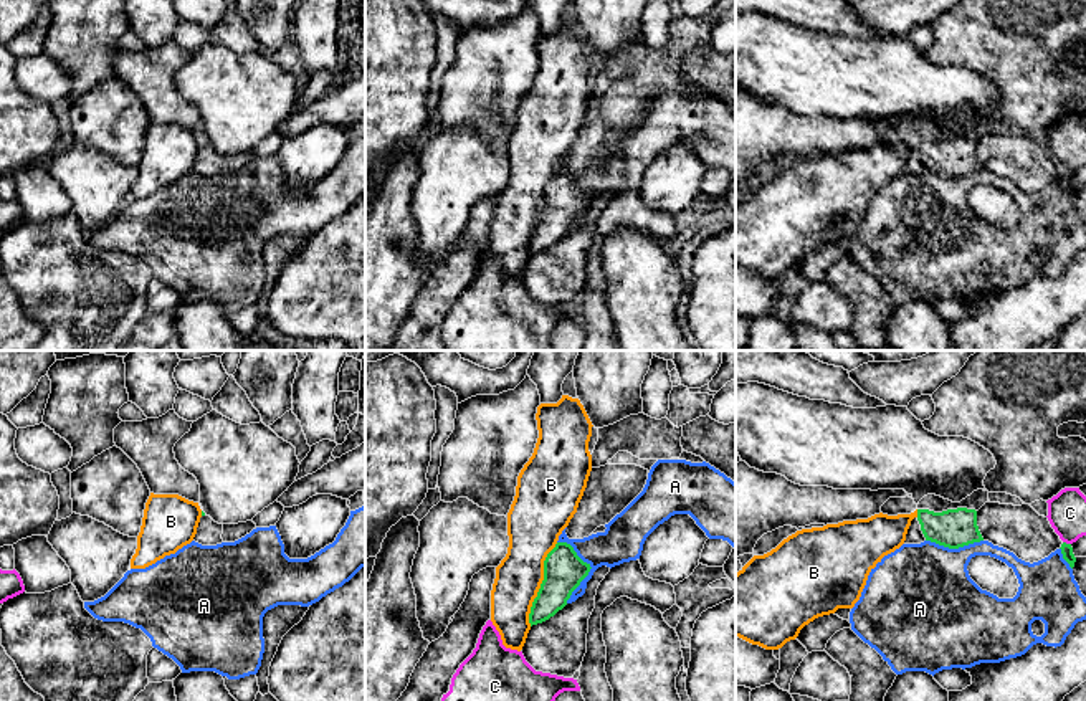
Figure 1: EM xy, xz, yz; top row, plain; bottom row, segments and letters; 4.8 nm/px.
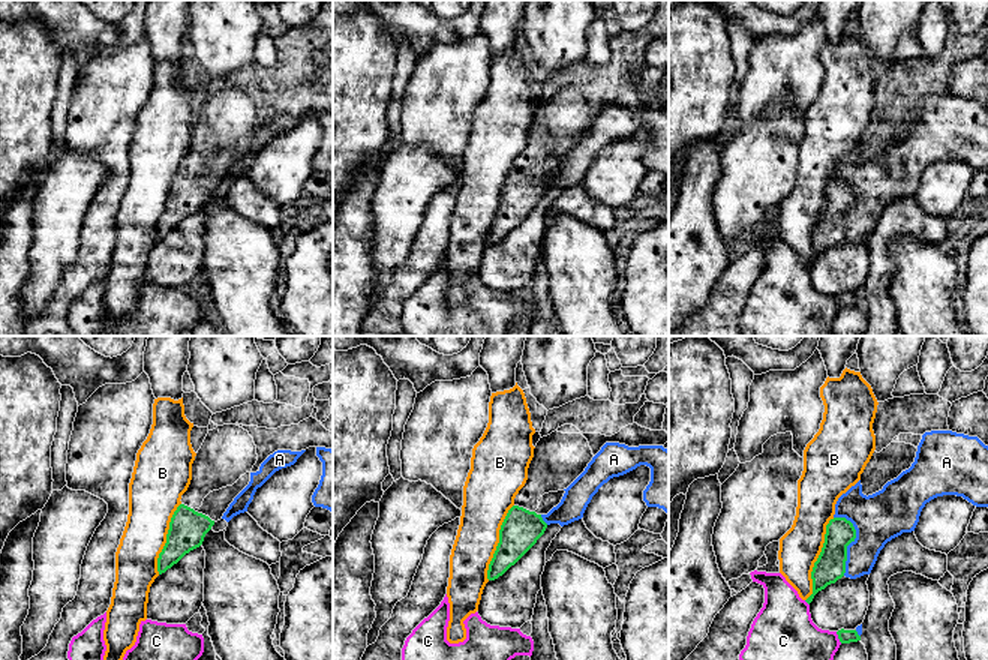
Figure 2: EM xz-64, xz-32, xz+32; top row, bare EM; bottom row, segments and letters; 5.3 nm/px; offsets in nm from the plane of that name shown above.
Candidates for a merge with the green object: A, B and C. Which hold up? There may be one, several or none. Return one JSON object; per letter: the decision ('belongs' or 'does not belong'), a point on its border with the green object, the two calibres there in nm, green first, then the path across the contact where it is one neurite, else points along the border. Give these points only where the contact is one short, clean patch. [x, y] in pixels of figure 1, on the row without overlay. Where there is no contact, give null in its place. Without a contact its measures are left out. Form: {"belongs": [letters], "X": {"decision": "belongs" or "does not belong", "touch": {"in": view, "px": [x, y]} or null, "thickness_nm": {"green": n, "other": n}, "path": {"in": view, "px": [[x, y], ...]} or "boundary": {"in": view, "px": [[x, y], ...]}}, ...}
{"belongs": [], "A": {"decision": "does not belong", "touch": {"in": "xz", "px": [590, 197]}, "thickness_nm": {"green": 200, "other": 200}}, "B": {"decision": "does not belong", "touch": {"in": "xz", "px": [541, 214]}, "thickness_nm": {"green": 200, "other": 240}}, "C": {"decision": "does not belong", "touch": {"in": "yz", "px": [1065, 172]}, "thickness_nm": {"green": 60, "other": 190}}}

